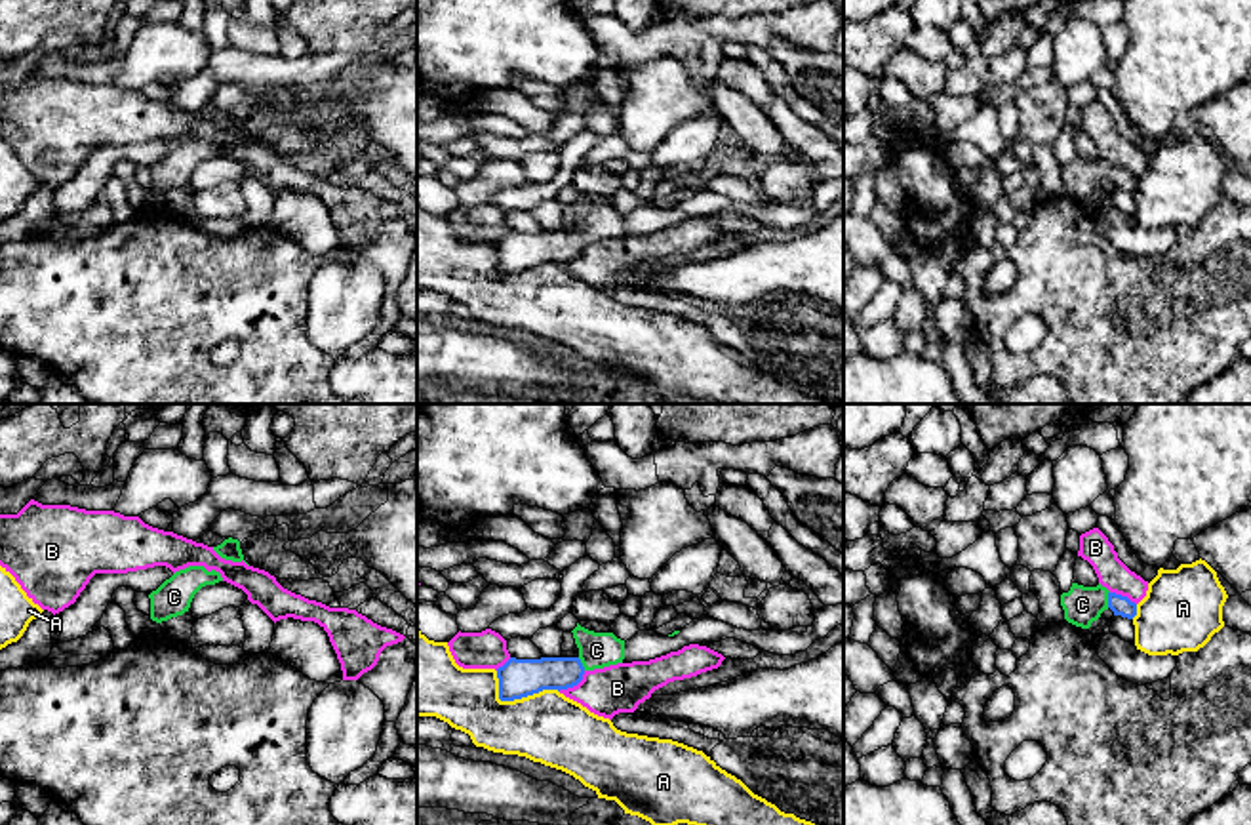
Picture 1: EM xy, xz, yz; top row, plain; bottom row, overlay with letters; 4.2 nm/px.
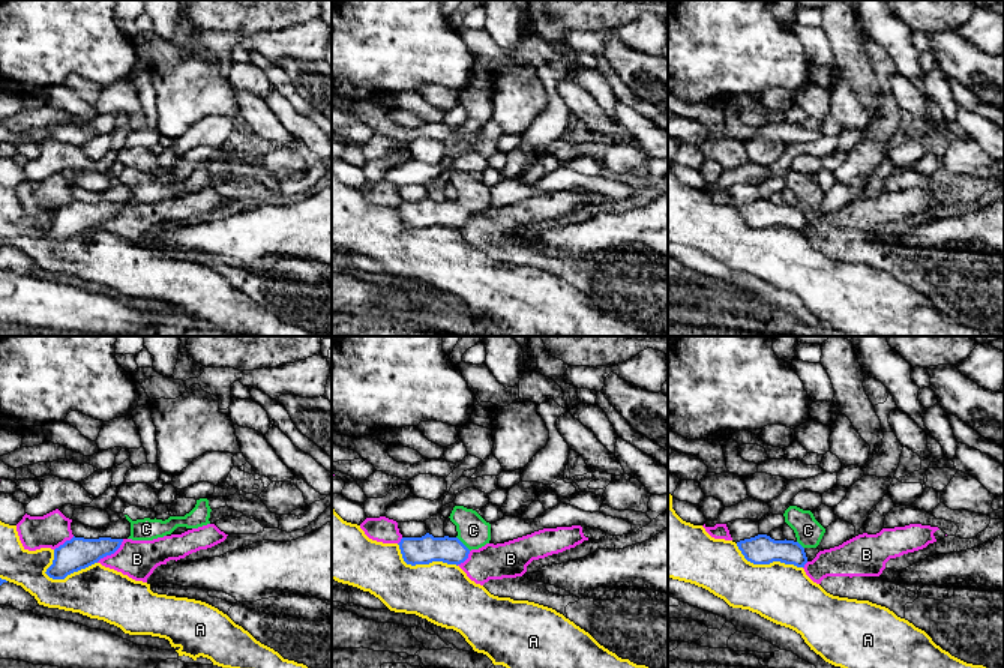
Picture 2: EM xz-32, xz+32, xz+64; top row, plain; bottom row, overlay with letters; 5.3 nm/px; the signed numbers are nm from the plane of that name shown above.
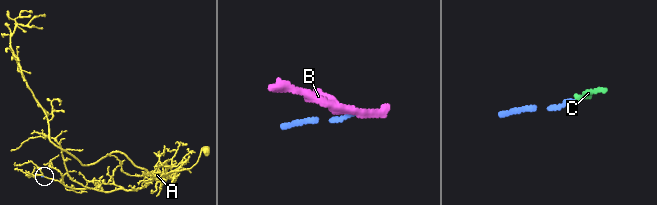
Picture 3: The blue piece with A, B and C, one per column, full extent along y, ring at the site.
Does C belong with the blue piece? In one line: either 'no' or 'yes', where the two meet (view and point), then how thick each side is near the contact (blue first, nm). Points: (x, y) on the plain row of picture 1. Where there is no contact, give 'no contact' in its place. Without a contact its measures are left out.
yes; contact yz (1109, 172); calibres 80 and 160 nm

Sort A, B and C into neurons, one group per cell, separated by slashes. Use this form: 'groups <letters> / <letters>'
groups A / B / C

